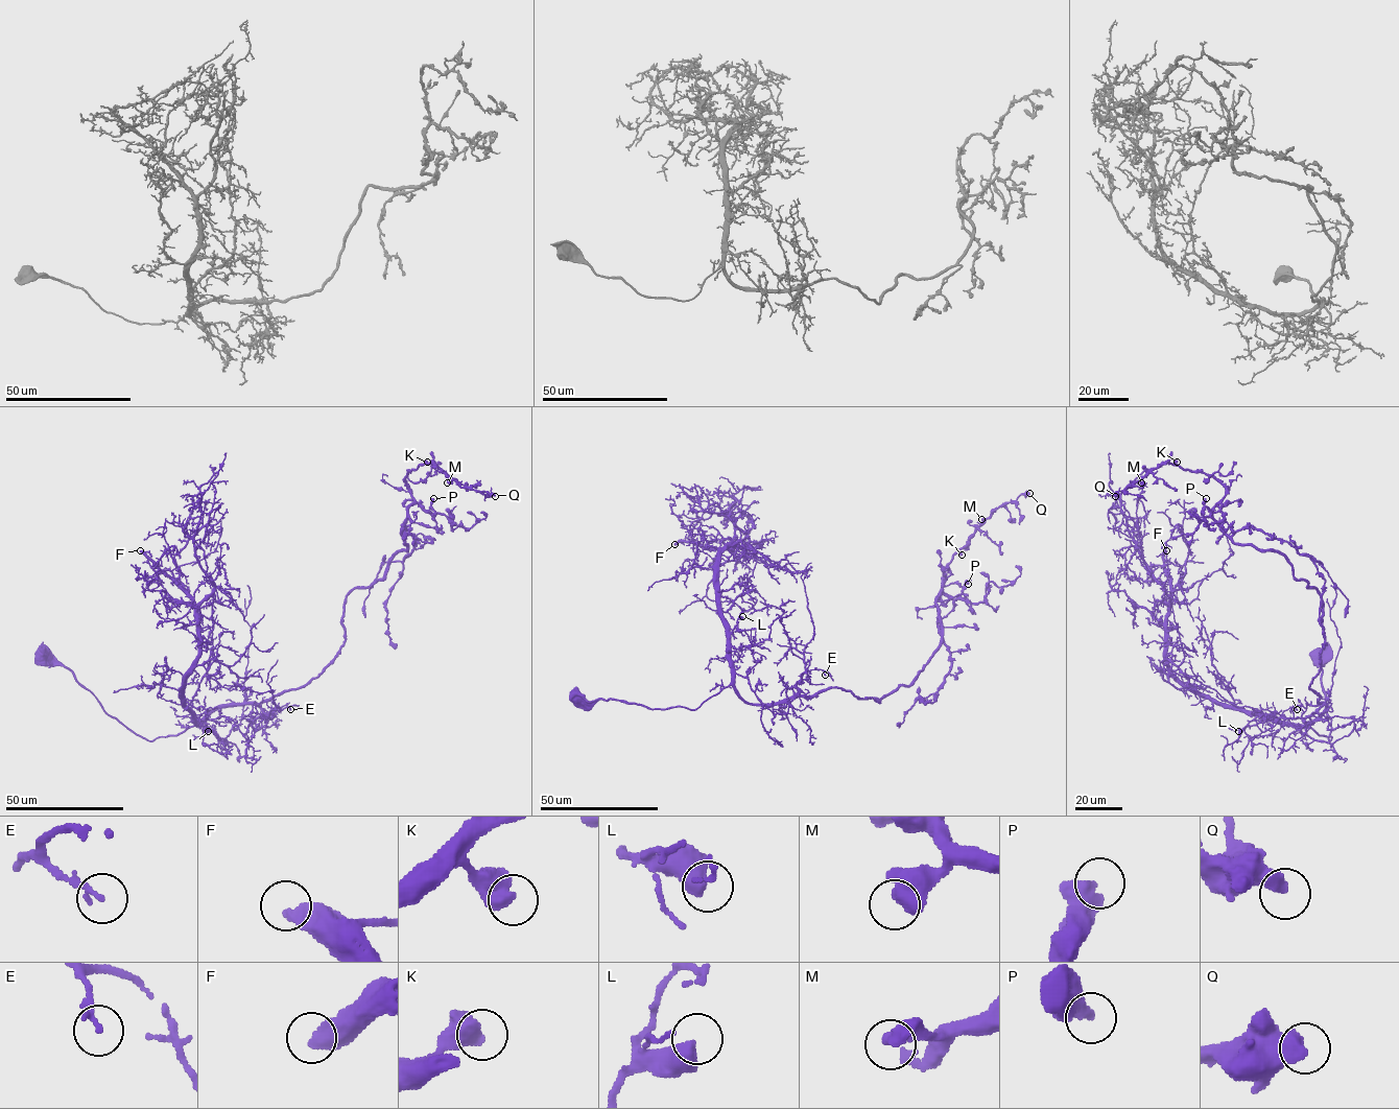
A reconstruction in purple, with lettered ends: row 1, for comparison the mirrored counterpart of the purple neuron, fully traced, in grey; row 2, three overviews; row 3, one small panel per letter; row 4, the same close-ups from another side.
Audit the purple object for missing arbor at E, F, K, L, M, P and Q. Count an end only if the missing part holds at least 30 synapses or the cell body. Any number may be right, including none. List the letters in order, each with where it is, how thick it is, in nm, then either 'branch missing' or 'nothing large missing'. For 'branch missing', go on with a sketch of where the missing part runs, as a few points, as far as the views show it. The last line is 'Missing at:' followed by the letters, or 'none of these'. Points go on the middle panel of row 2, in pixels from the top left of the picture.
E: at (825, 675); 160 nm thick; nothing large missing
F: at (674, 544); 550 nm thick; branch missing; missing branch runs (674, 544), (667, 545), (639, 514), (623, 518), (606, 528), (594, 528), (589, 523), (584, 532)
K: at (962, 555); 750 nm thick; nothing large missing
L: at (742, 616); 600 nm thick; nothing large missing
M: at (981, 519); 550 nm thick; nothing large missing
P: at (968, 584); 550 nm thick; nothing large missing
Q: at (1029, 493); 550 nm thick; nothing large missing
Missing at: F

